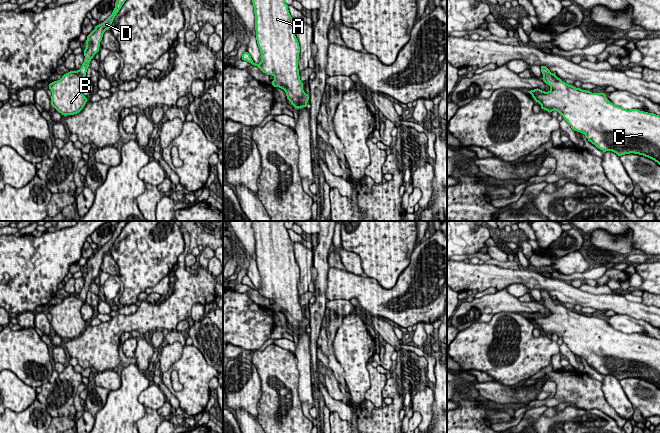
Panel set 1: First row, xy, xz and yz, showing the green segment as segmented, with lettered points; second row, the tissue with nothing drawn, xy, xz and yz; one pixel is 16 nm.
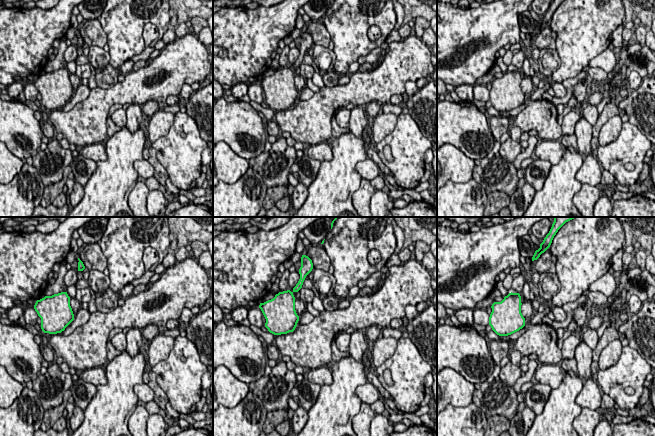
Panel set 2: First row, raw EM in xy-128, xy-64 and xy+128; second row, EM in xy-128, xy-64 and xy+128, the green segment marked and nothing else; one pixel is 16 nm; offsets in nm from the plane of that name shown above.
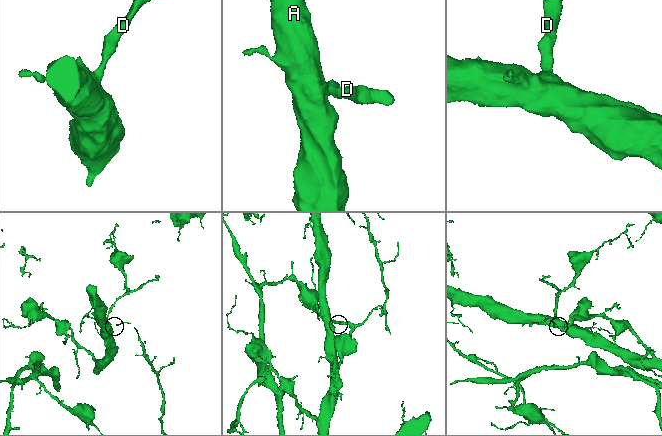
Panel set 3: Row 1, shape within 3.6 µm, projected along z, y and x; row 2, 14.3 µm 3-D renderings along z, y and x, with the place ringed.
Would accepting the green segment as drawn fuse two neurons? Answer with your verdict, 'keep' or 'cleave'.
keep

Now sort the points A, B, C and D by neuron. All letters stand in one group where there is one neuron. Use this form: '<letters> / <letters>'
A B C D

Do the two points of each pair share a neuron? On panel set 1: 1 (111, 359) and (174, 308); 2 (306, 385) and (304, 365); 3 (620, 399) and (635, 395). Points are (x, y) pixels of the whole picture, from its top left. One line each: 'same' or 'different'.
1: same
2: same
3: different

